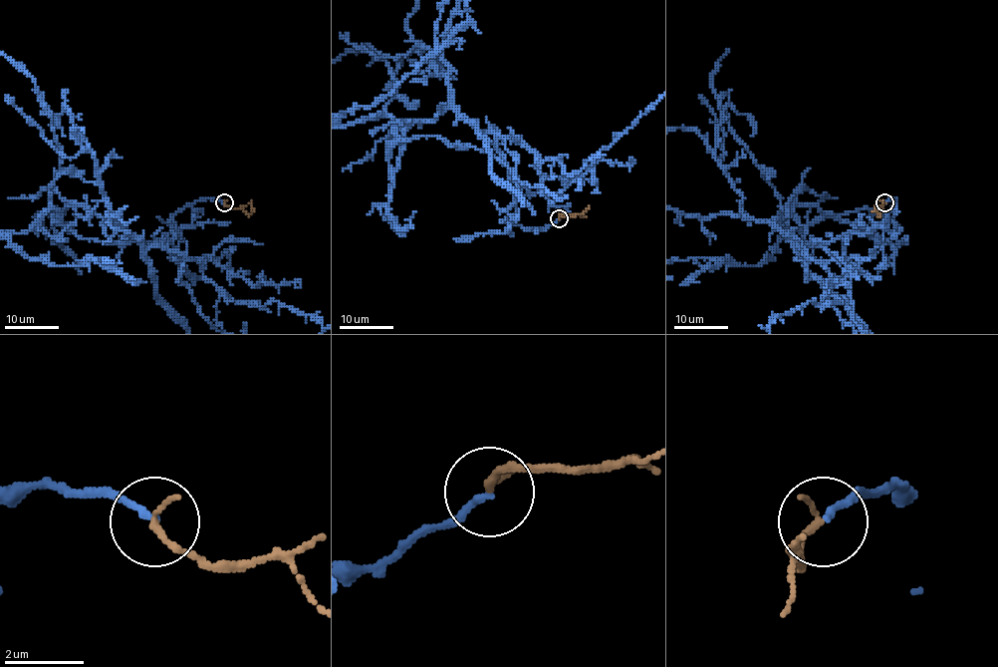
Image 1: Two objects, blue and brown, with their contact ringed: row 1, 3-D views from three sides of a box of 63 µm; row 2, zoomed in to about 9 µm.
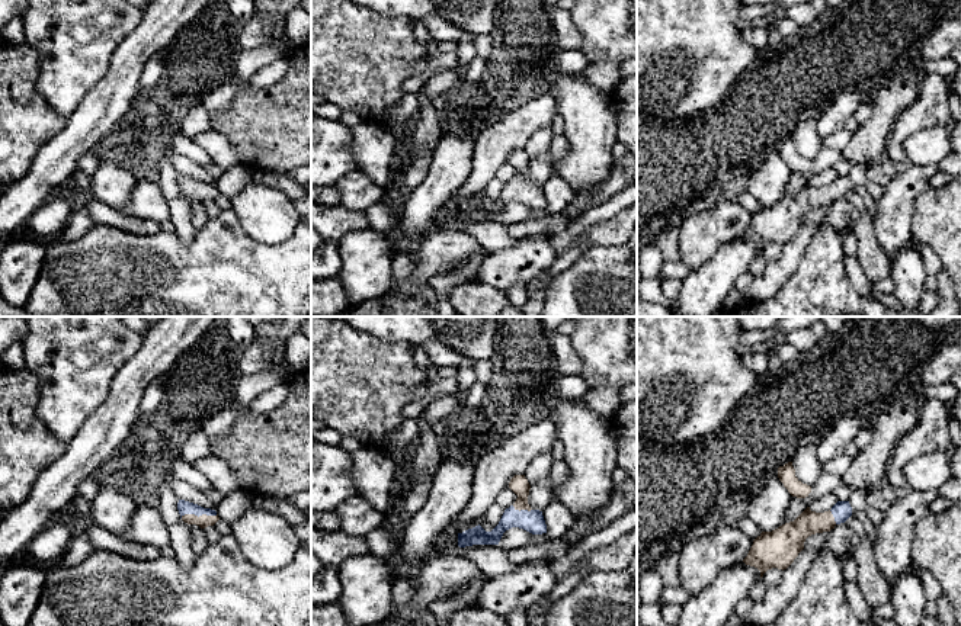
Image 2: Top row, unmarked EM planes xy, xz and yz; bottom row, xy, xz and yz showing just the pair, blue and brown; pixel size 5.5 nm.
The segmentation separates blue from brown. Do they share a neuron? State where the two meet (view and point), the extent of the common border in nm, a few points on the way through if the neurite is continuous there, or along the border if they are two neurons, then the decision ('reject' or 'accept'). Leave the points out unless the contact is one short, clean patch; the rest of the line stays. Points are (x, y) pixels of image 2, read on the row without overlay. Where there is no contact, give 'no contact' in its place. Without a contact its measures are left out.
xy (198, 190) | 200 nm | across xy (185, 182), (198, 190), (204, 195) | accept

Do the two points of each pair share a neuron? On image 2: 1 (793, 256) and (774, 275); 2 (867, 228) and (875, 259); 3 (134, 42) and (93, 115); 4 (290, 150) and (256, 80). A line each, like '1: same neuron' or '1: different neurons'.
1: same neuron
2: same neuron
3: same neuron
4: different neurons

